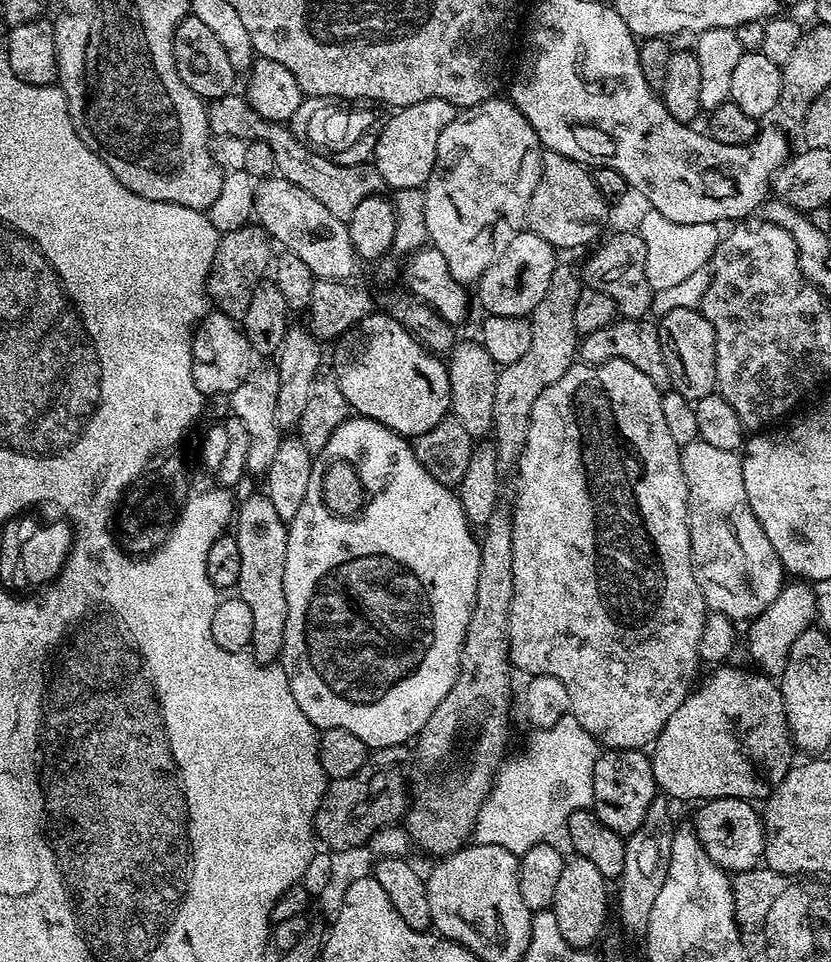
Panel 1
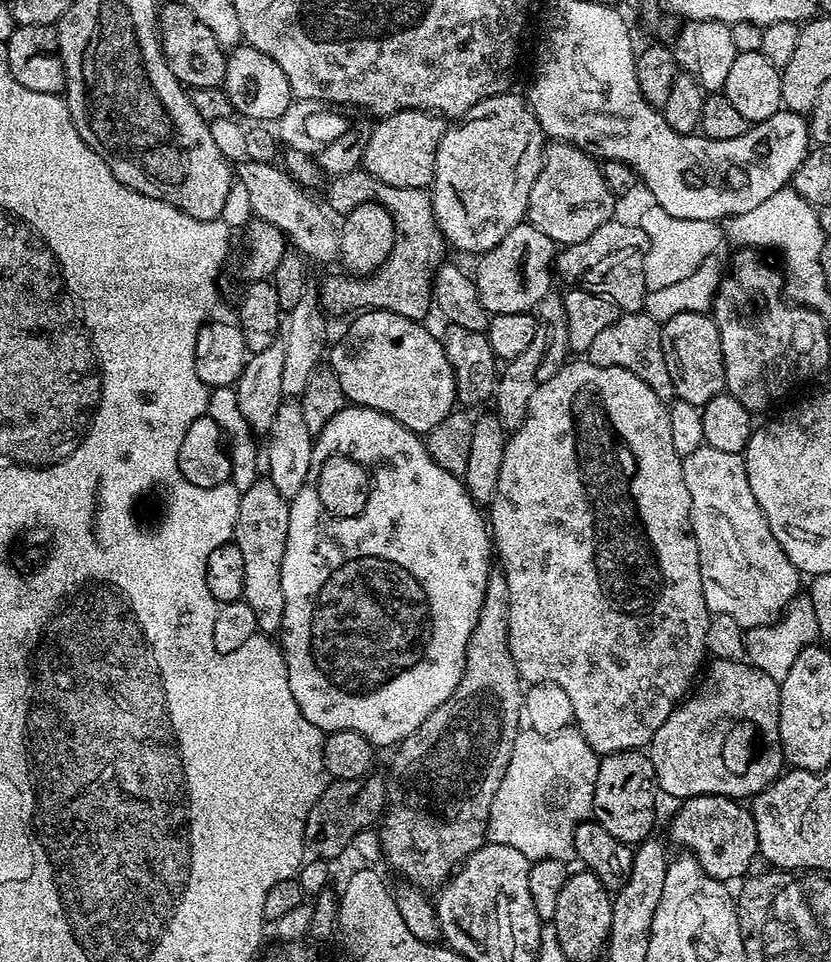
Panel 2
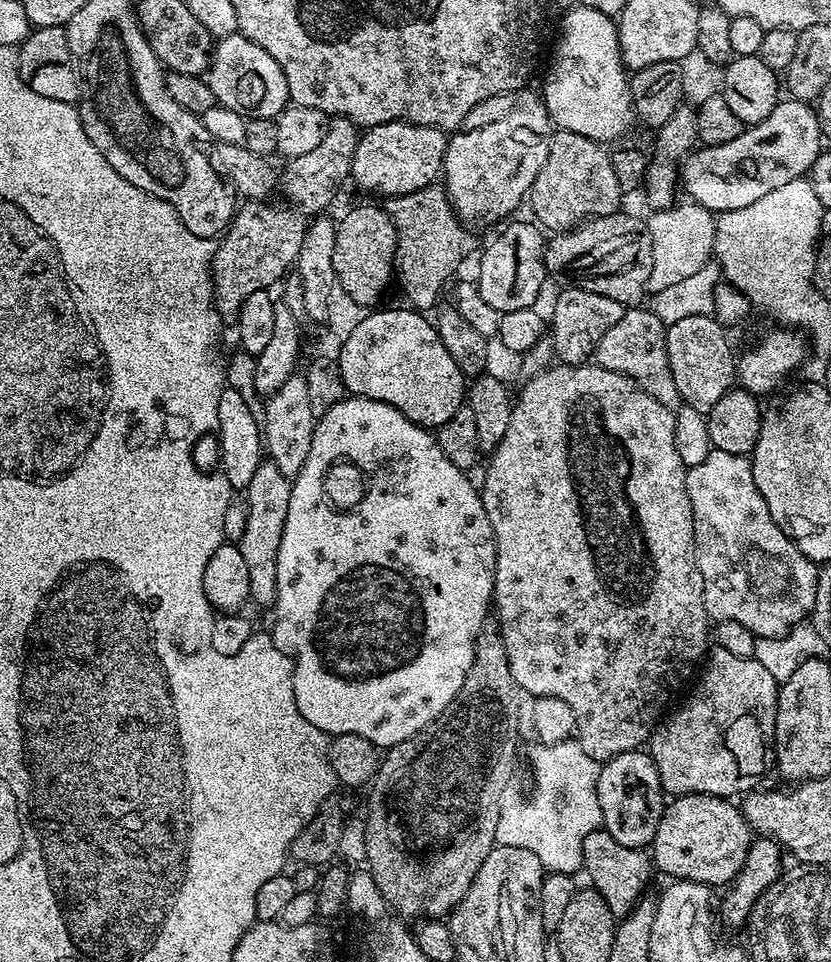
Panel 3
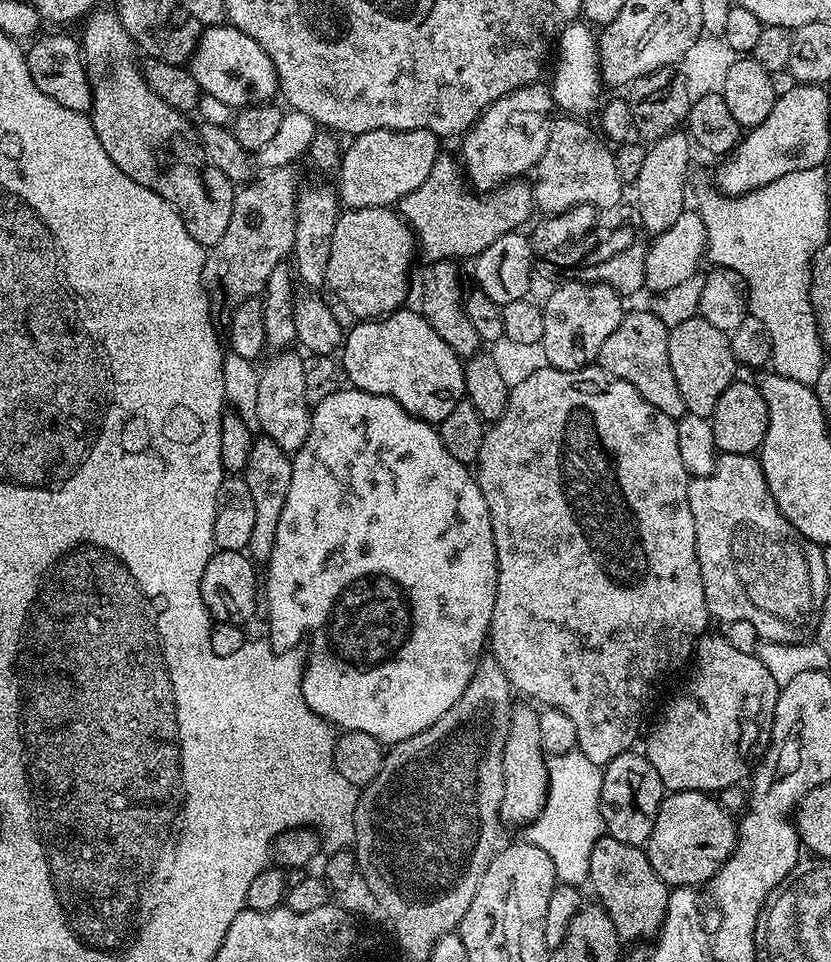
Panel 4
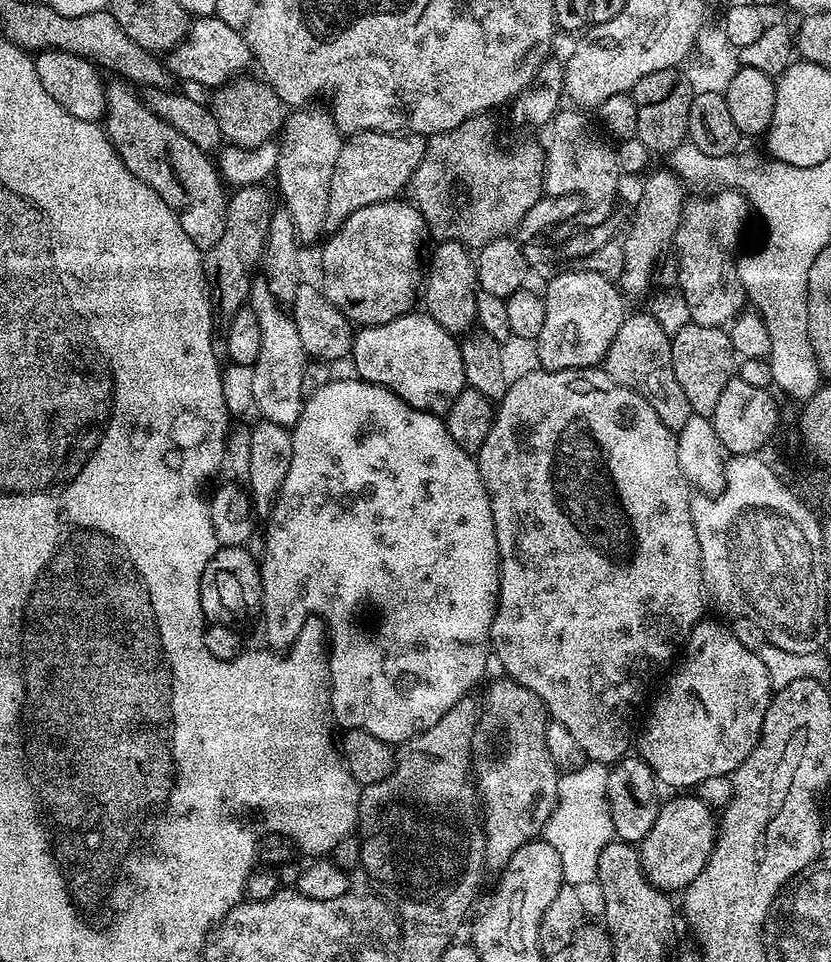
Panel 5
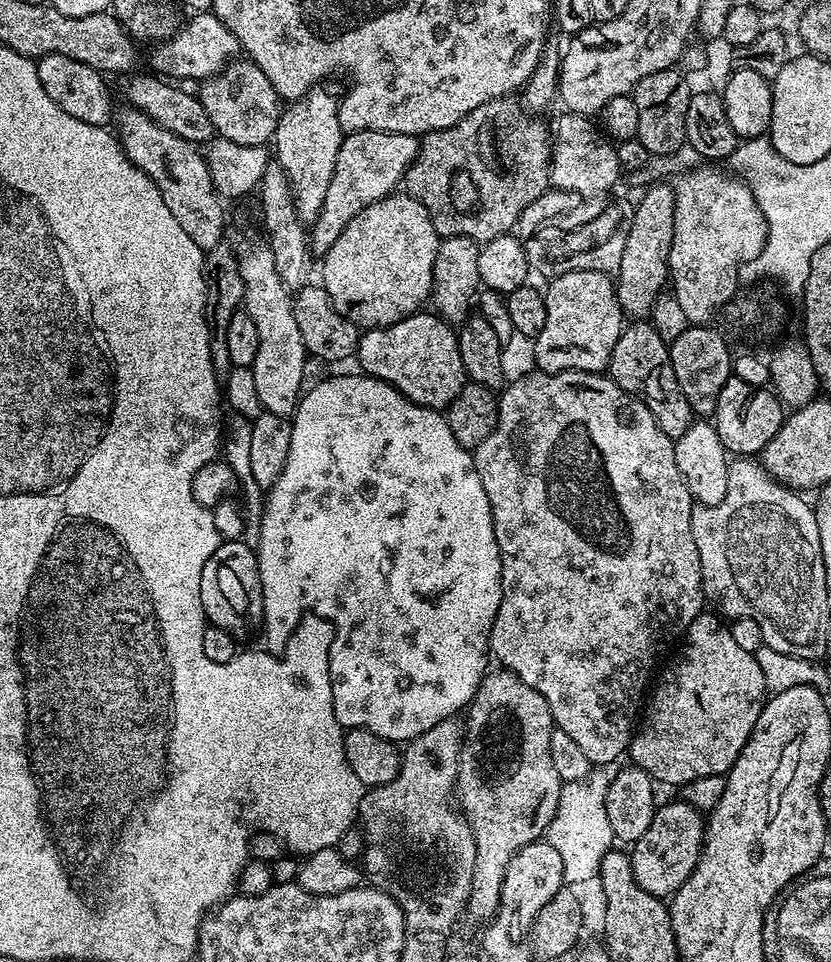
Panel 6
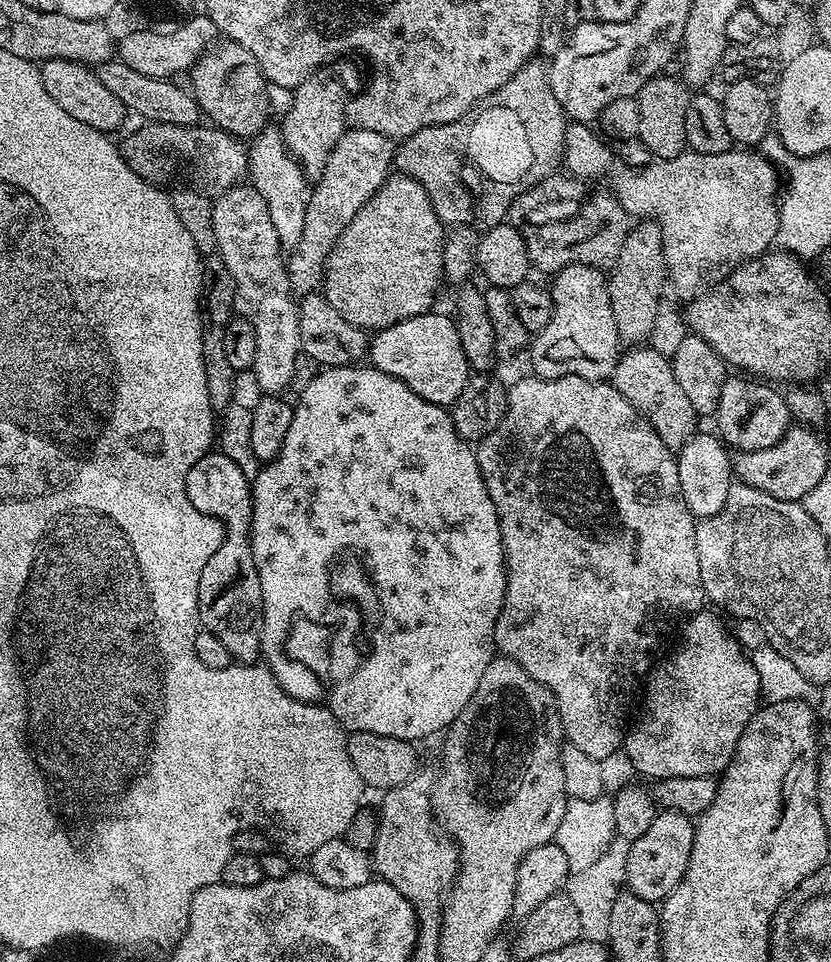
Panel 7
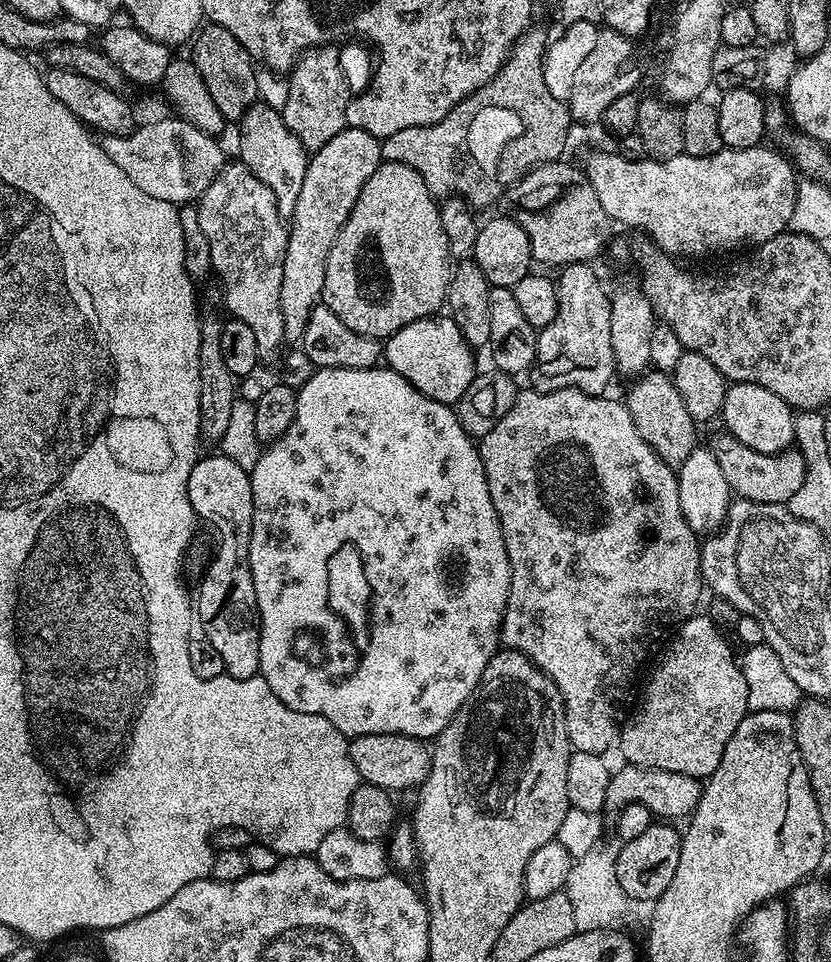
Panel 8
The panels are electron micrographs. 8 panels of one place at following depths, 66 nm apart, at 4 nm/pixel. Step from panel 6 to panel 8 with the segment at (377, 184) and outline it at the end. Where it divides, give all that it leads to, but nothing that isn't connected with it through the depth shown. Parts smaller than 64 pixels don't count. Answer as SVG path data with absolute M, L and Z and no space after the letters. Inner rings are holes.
M344 127L326 146L315 149L308 157L306 178L302 178L302 191L290 218L286 258L282 262L282 314L284 340L299 342L306 330L310 314L321 303L320 291L326 282L326 258L346 222L362 186L370 182L374 170L381 166L380 140L366 134L366 130Z

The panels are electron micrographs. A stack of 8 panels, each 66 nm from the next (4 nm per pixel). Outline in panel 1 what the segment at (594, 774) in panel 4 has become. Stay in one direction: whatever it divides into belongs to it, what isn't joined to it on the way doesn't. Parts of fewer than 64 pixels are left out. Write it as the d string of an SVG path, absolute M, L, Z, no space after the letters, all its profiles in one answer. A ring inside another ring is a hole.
M571 714L554 726L531 734L524 753L509 759L496 773L492 793L478 812L472 840L486 846L502 846L517 854L539 844L549 844L568 854L572 852L568 819L570 814L592 808L594 762L602 748Z

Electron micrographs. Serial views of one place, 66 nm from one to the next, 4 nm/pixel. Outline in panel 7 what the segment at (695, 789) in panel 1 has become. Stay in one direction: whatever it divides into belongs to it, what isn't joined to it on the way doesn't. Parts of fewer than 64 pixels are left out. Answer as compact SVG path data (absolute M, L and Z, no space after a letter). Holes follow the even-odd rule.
M701 610L688 617L679 629L675 644L676 649L668 657L663 657L664 664L657 663L651 669L642 692L644 713L637 724L635 721L627 729L622 745L623 755L628 755L629 762L642 775L649 776L652 782L672 776L715 777L723 773L731 762L732 755L736 753L742 730L746 730L750 718L762 704L758 673L752 665L749 653L732 637L729 625L724 625L714 613Z

